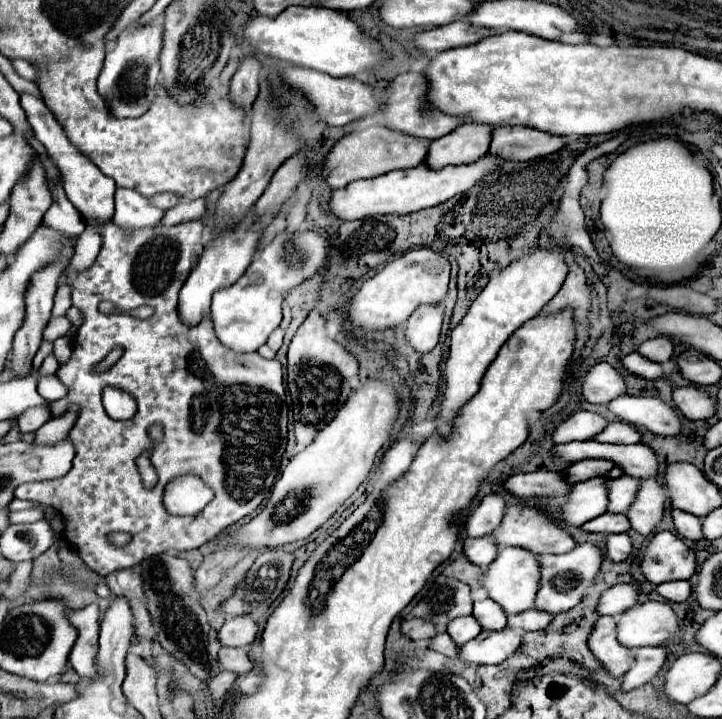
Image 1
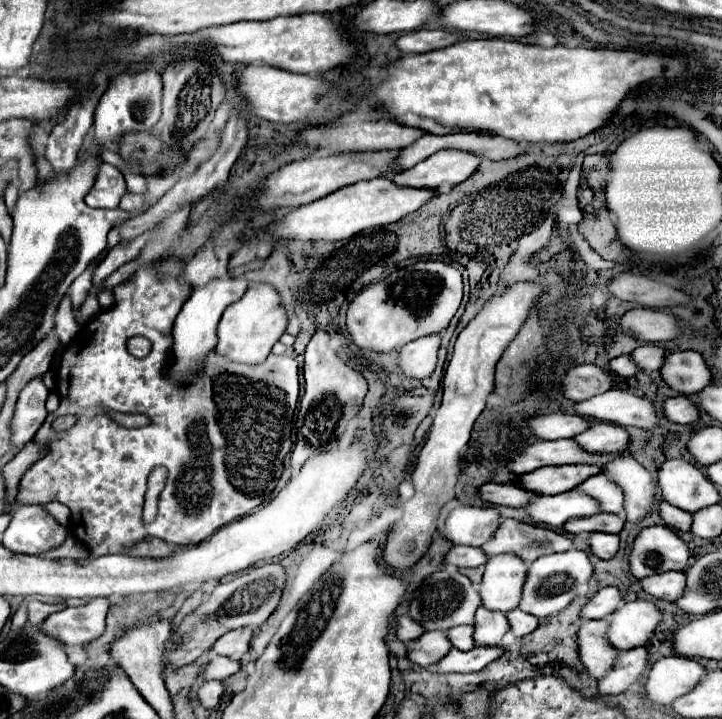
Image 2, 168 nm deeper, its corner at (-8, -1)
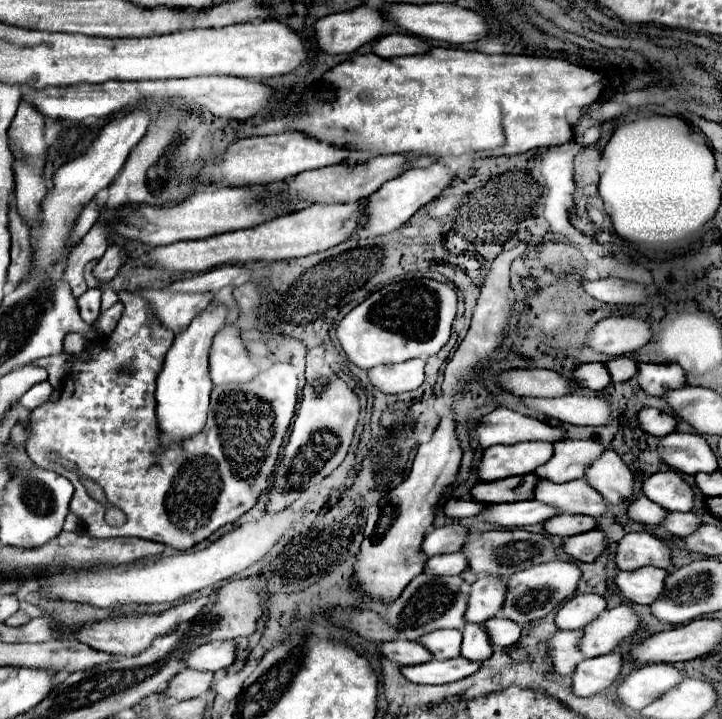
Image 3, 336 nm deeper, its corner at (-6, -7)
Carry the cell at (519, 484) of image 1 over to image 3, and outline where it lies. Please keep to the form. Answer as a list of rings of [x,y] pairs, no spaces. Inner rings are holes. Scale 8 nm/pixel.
[[[465,497],[465,499],[449,499],[445,503],[443,511],[445,511],[445,515],[449,515],[453,519],[463,519],[463,517],[479,515],[487,507],[489,507],[489,503],[481,503],[481,501],[475,501],[473,497]]]

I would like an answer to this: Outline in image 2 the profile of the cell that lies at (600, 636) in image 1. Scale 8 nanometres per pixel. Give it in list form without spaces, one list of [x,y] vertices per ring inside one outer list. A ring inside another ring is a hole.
[[[585,621],[577,631],[577,649],[579,661],[585,665],[587,673],[595,679],[601,679],[615,663],[617,649],[611,647],[605,639],[607,621]]]

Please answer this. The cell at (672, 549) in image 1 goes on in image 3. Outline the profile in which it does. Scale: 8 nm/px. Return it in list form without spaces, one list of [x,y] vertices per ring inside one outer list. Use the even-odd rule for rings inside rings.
[[[627,533],[619,541],[615,561],[623,571],[635,571],[641,567],[667,569],[671,565],[671,549],[651,533]]]

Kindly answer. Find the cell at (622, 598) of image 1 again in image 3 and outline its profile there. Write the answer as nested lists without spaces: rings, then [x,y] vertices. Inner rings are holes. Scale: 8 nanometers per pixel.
[[[573,595],[557,613],[555,623],[559,629],[583,629],[607,609],[607,601],[601,595]]]

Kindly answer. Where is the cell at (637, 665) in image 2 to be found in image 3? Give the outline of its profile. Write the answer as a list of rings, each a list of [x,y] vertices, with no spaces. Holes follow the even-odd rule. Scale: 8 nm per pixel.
[[[609,653],[593,659],[585,659],[573,675],[573,691],[579,697],[591,697],[609,691],[621,677],[623,657],[621,653]]]

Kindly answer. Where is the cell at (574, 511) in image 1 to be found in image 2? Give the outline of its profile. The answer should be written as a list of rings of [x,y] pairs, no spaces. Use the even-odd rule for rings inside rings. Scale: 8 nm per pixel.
[[[565,491],[559,495],[537,495],[525,507],[535,523],[561,527],[569,517],[583,517],[599,513],[599,503],[581,491]]]

